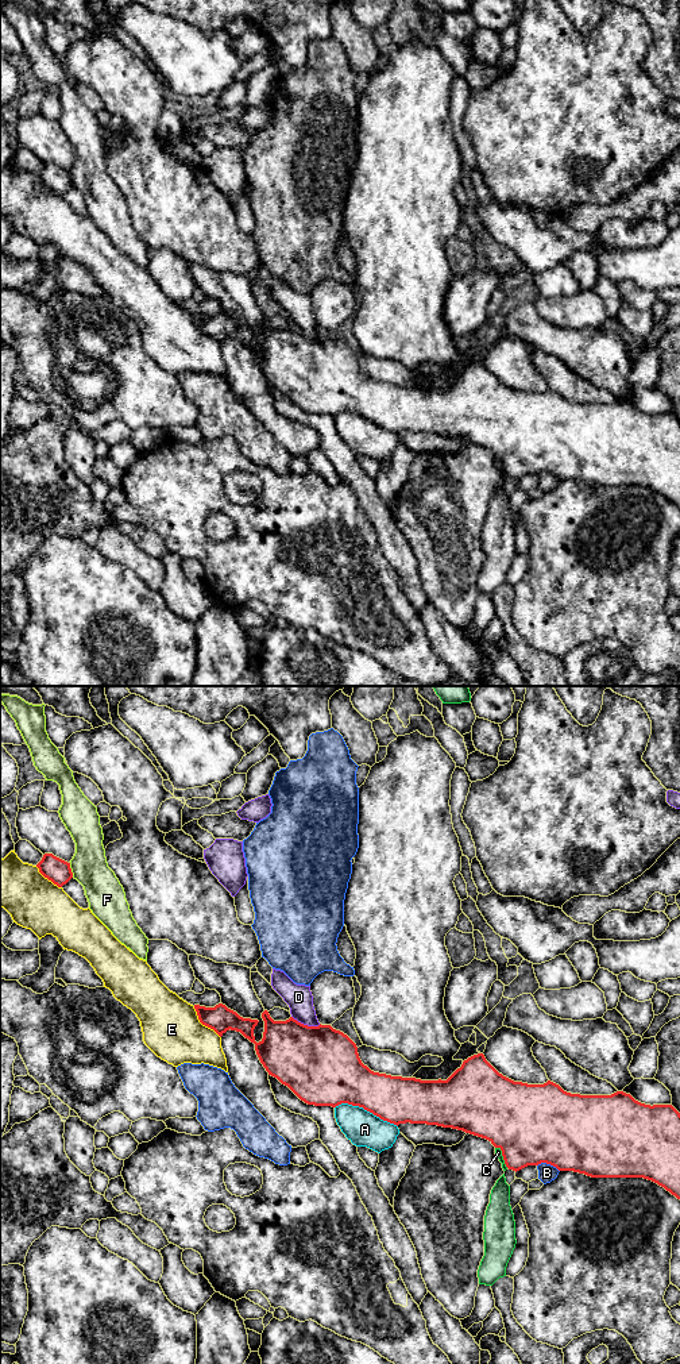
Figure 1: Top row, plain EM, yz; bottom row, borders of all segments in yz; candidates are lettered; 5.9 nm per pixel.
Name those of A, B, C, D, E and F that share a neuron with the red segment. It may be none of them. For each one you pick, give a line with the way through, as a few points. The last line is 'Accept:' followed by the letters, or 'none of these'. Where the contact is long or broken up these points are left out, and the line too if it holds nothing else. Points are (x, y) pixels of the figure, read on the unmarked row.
Accept: none of these

